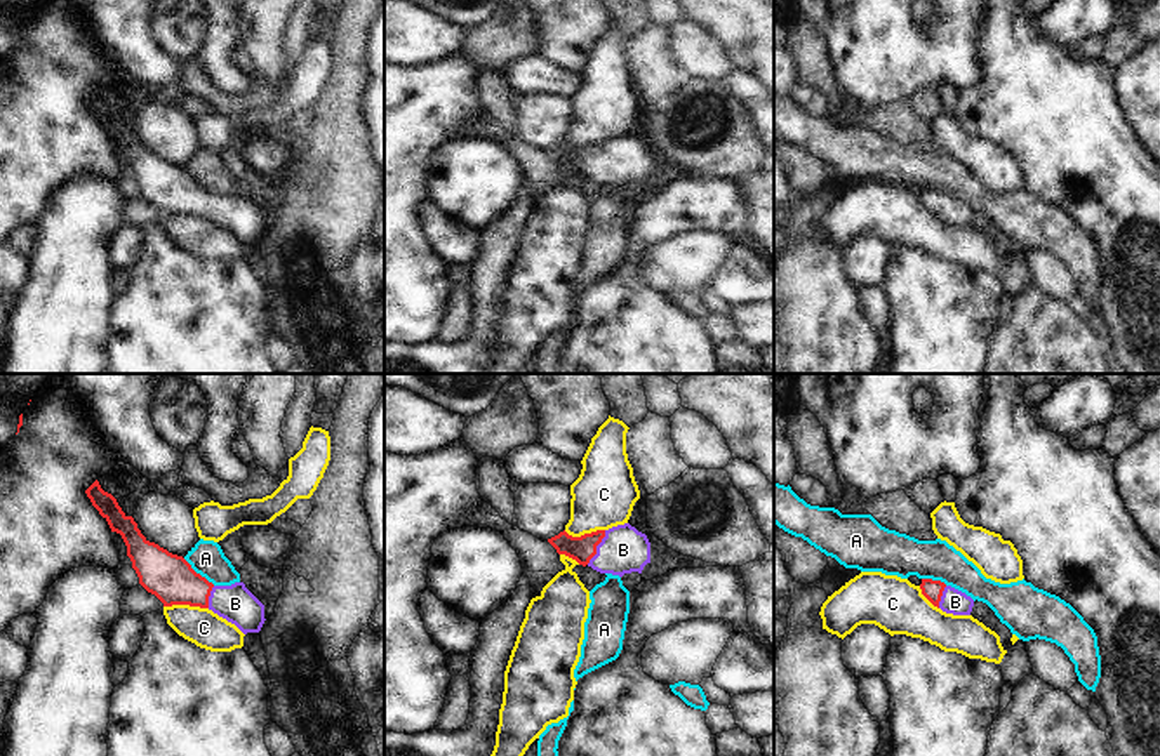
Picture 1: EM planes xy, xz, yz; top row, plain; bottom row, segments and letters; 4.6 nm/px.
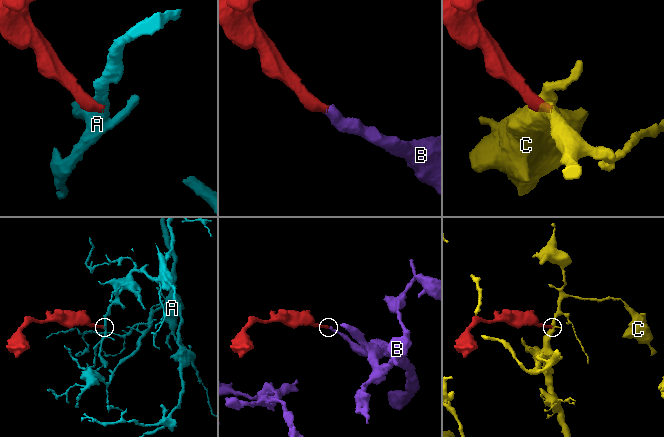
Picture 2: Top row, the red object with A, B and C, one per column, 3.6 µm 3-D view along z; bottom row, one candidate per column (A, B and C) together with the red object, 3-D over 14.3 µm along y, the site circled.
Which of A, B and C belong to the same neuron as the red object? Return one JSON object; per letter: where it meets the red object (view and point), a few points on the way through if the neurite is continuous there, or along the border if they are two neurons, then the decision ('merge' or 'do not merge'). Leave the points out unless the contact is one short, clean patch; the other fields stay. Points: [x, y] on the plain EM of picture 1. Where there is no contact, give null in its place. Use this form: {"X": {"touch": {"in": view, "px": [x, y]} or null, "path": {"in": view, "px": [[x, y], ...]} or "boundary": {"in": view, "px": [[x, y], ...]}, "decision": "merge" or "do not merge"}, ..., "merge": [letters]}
{"A": {"touch": {"in": "xy", "px": [199, 185]}, "boundary": {"in": "xy", "px": [[183, 169], [214, 195]]}, "decision": "do not merge"}, "B": {"touch": {"in": "xz", "px": [595, 159]}, "path": {"in": "xz", "px": [[583, 159], [595, 159], [623, 160]]}, "decision": "merge"}, "C": {"touch": {"in": "xy", "px": [186, 214]}, "boundary": {"in": "xy", "px": [[164, 216], [199, 216], [207, 219]]}, "decision": "do not merge"}, "merge": ["B"]}

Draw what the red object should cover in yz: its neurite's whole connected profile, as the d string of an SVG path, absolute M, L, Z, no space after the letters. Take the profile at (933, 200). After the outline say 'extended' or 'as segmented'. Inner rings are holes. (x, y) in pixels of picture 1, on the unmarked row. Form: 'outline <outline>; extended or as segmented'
outline M922 189L922 205L937 219L953 226L970 226L974 210L941 191Z; extended

